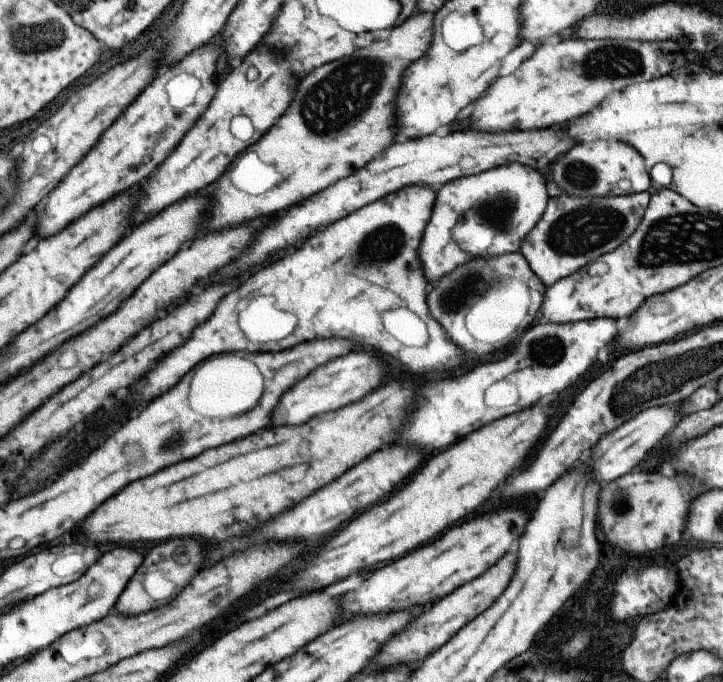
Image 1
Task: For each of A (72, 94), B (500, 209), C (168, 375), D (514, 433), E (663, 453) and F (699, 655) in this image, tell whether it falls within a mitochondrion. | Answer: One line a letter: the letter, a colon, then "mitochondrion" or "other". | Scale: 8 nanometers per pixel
A: other
B: mitochondrion
C: other
D: other
E: other
F: other

